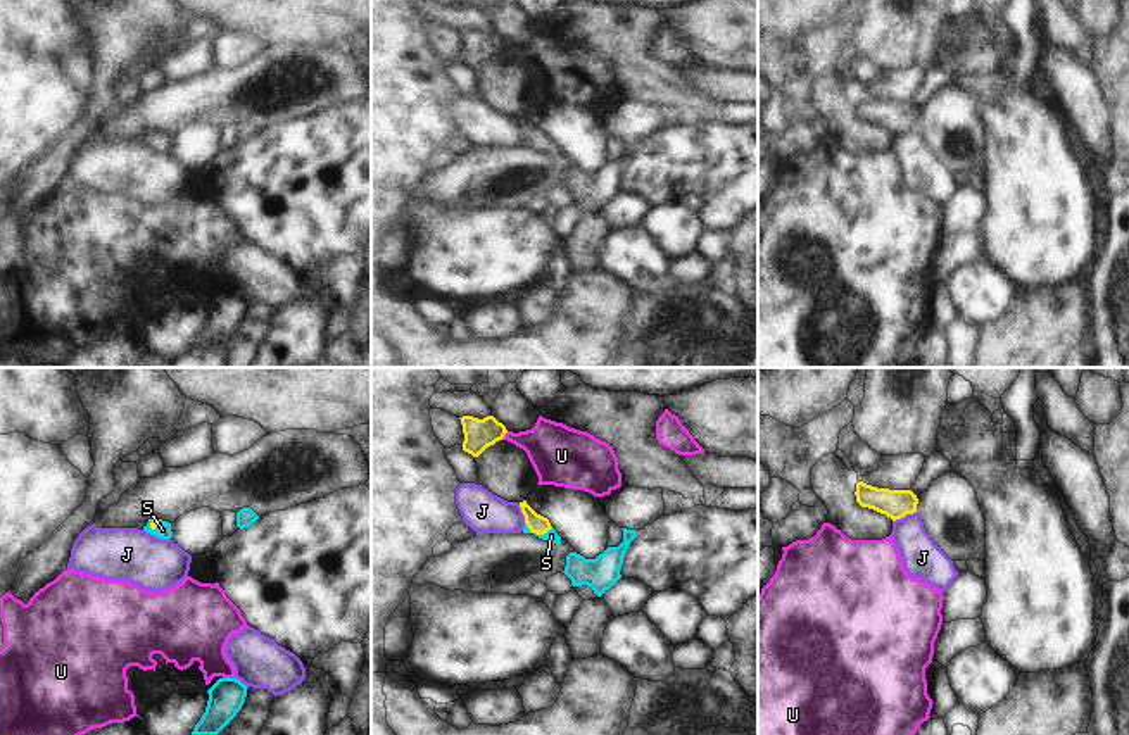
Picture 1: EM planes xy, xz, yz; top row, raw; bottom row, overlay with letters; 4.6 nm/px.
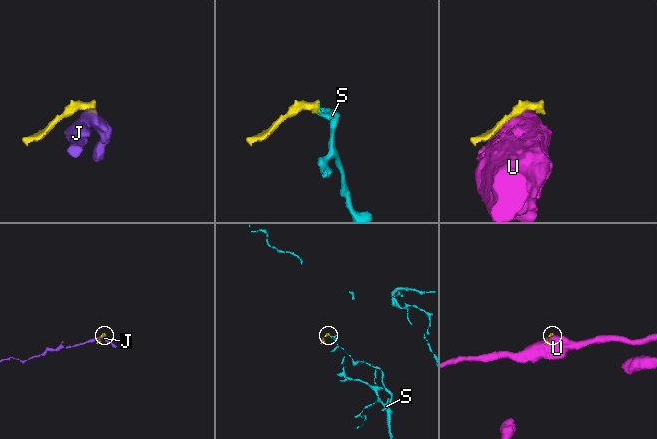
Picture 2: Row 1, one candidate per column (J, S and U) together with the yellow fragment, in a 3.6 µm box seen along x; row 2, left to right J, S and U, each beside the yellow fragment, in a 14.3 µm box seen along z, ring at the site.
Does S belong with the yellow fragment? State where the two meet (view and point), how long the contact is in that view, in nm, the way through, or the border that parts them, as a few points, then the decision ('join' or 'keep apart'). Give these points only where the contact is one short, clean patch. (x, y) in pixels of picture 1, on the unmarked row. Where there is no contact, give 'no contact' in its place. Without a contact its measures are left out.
contact xz (537, 147); length 130 nm; way xz (537, 137), (537, 147), (551, 149); join

